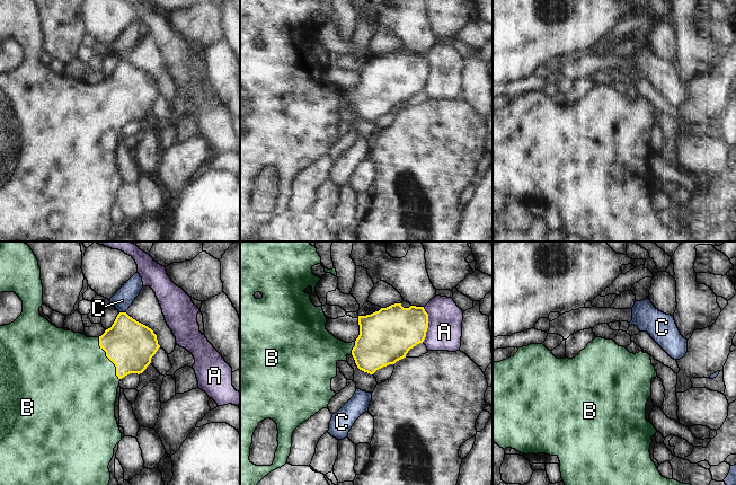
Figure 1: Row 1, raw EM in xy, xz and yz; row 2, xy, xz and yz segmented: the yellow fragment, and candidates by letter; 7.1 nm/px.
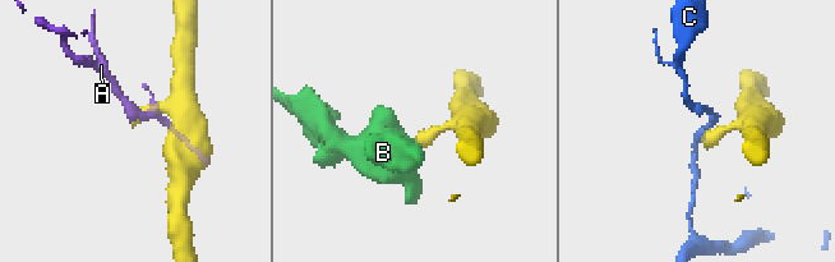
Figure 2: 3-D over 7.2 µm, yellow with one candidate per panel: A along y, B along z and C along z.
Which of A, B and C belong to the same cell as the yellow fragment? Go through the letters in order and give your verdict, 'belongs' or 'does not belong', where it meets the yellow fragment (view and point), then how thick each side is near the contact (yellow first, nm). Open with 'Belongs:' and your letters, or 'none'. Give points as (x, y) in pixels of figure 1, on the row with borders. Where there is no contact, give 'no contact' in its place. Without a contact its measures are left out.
Belongs: B
A: does not belong; meets yellow in xz at (427, 324); 360 nm thick on the yellow side, 240 nm on the other
B: belongs; meets yellow in xy at (108, 358); 360 nm thick on the yellow side, 500 nm on the other
C: does not belong; meets yellow in xy at (122, 312); 360 nm thick on the yellow side, 140 nm on the other

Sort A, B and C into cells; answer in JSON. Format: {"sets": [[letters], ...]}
{"sets": [["A"], ["B"], ["C"]]}

